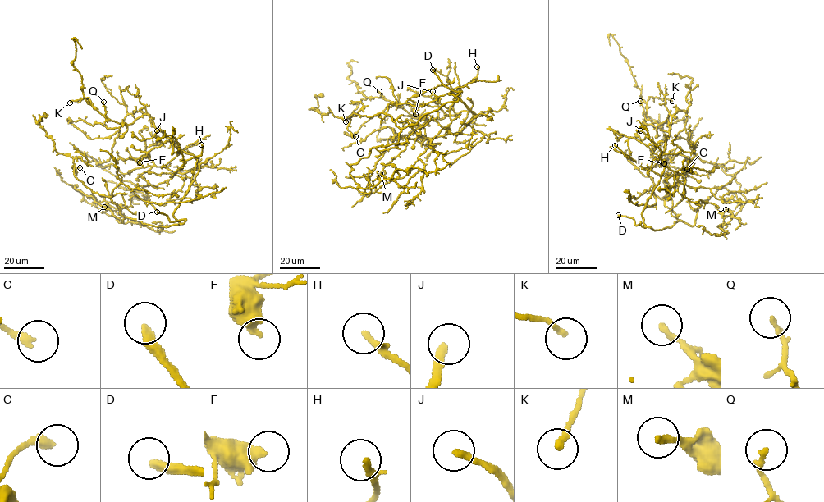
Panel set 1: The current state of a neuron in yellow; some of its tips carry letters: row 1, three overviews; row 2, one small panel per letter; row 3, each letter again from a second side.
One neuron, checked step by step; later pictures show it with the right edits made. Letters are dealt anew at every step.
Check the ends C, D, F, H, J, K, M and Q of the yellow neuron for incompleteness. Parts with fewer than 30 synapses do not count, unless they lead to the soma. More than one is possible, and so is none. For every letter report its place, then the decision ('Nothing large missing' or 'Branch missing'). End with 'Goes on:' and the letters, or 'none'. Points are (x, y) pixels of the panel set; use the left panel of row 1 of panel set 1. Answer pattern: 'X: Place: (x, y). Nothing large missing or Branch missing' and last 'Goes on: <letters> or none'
C: Place: (80, 167). Nothing large missing
D: Place: (157, 212). Branch missing
F: Place: (139, 162). Nothing large missing
H: Place: (201, 144). Nothing large missing
J: Place: (157, 130). Branch missing
K: Place: (70, 102). Nothing large missing
M: Place: (104, 207). Nothing large missing
Q: Place: (103, 102). Nothing large missing
Goes on: D, J

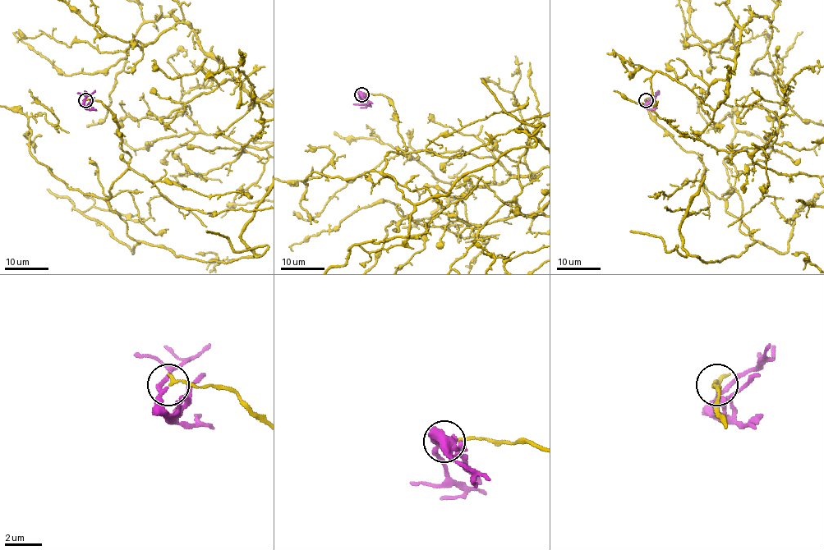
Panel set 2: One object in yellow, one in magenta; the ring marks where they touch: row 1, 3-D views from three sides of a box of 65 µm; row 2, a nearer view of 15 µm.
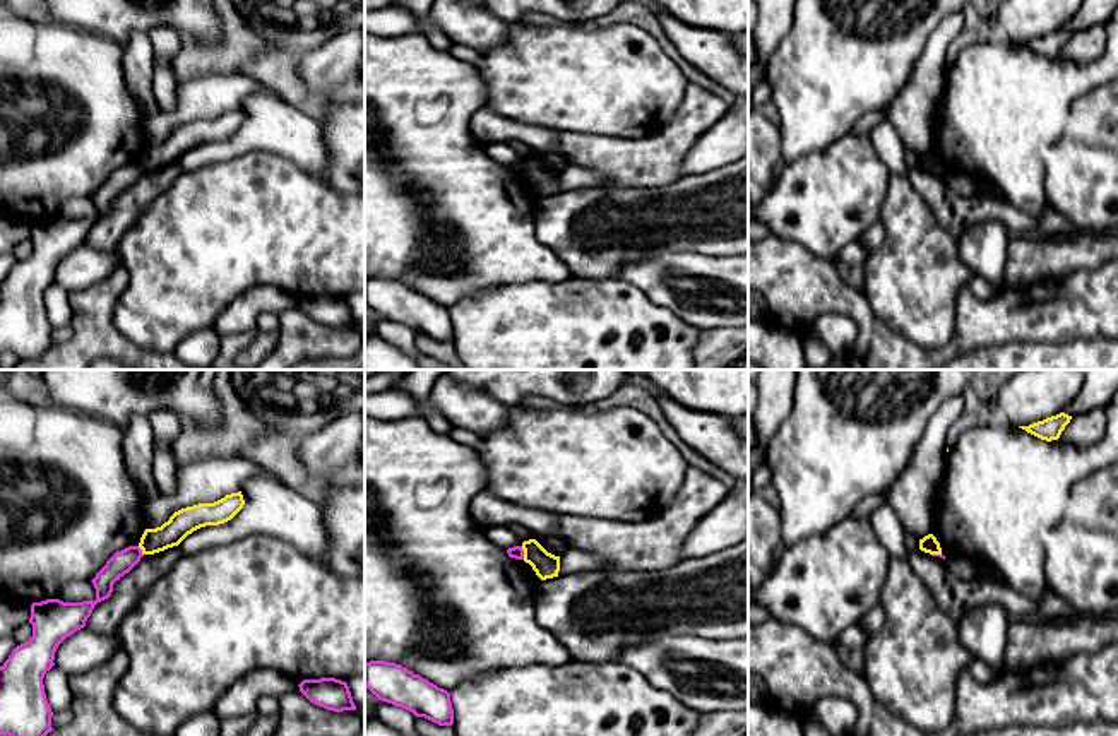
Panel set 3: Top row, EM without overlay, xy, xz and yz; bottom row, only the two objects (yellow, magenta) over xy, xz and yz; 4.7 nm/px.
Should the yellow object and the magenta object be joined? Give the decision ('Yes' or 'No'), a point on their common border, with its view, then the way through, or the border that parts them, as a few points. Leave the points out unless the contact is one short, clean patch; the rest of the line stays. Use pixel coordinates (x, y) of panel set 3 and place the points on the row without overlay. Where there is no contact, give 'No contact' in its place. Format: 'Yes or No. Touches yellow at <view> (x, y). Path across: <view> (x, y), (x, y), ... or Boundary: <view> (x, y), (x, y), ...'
No. Touches yellow at xz (524, 170). Boundary: xz (521, 163), (524, 175)

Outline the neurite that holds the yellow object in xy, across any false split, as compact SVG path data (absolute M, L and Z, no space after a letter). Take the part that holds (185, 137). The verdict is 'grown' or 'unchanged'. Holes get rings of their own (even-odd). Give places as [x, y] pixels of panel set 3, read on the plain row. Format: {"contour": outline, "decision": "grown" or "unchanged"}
{"contour": "M241 108L226 111L214 120L199 120L175 128L168 139L156 145L146 145L139 164L142 171L154 171L178 163L188 151L205 142L219 142L231 137L245 122Z", "decision": "unchanged"}

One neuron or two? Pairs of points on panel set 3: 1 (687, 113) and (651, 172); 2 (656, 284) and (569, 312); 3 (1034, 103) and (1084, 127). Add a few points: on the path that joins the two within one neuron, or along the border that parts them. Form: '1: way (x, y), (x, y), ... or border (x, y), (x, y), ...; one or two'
1: way (685, 127), (656, 158); one
2: border (615, 276), (632, 283), (653, 302), (673, 312); two
3: border (1093, 88), (1072, 103), (1062, 136), (1045, 153); two

